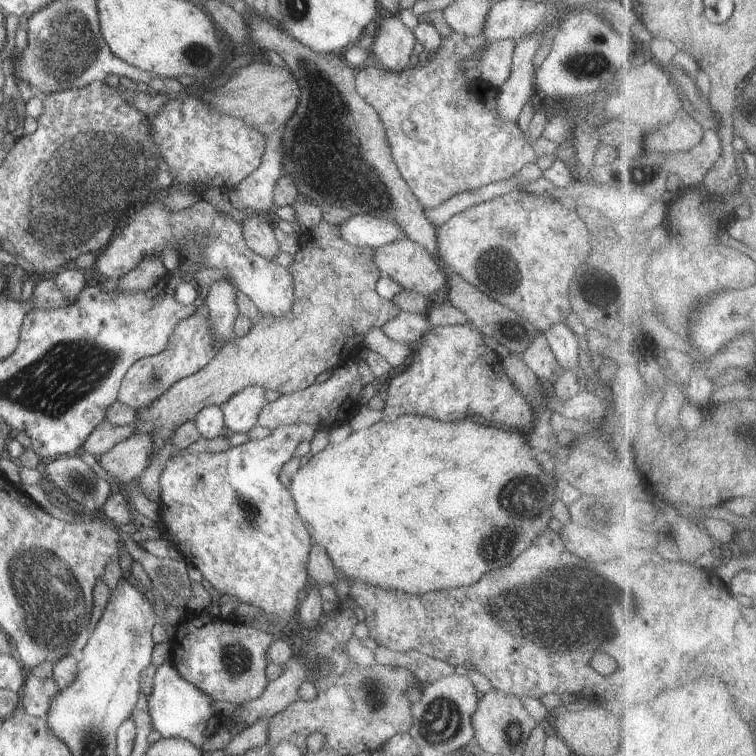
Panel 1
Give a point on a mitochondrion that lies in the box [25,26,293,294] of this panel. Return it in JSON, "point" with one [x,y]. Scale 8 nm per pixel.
{"point":[195,52]}

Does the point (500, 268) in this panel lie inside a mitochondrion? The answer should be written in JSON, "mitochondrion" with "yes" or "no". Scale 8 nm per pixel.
{"mitochondrion":"yes"}

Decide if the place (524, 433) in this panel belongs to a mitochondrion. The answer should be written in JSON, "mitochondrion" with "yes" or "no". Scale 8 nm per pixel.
{"mitochondrion":"no"}

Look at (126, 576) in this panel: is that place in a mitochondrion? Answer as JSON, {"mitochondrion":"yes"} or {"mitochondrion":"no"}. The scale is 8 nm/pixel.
{"mitochondrion":"no"}

